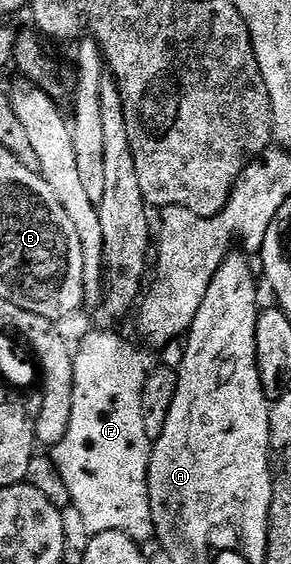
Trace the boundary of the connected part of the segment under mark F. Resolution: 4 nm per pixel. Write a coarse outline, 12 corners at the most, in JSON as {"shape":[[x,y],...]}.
{"shape":[[76,343],[53,466],[90,535],[153,542],[145,358]]}

